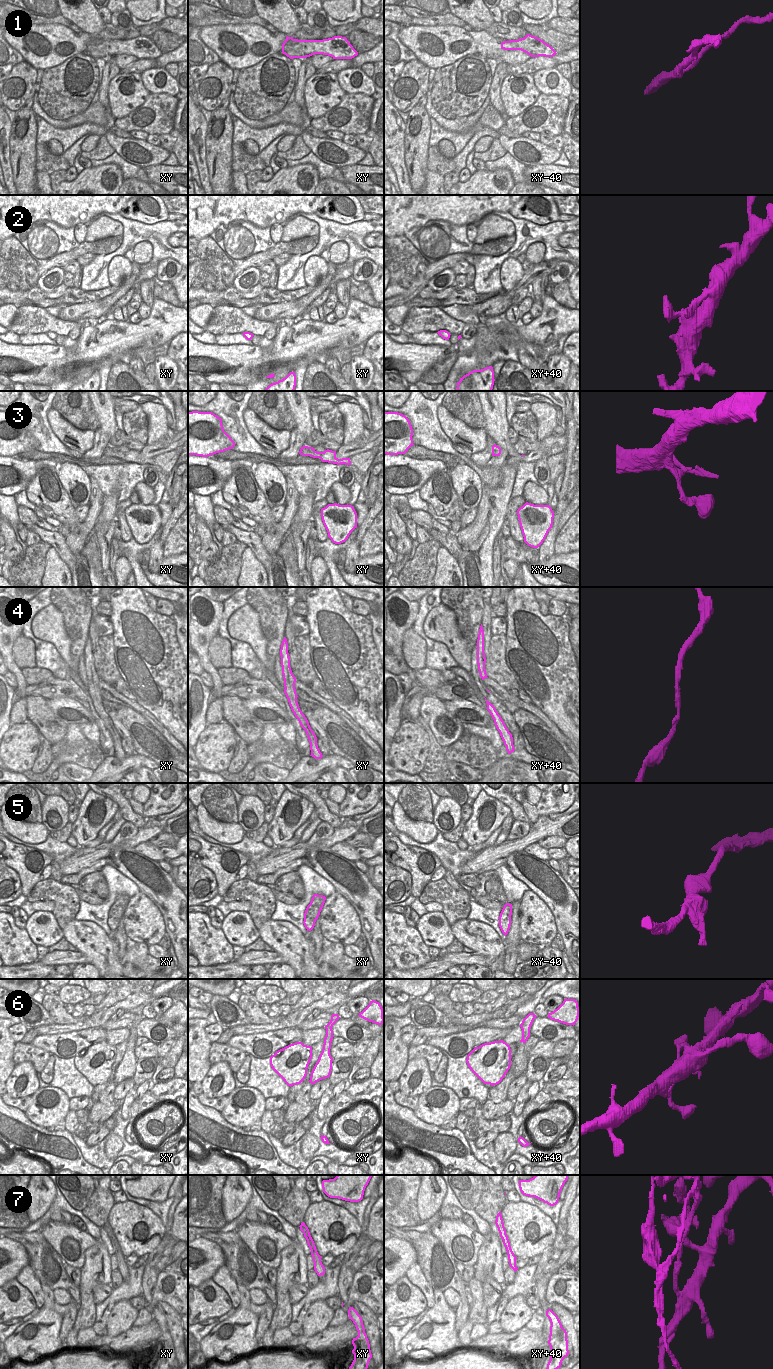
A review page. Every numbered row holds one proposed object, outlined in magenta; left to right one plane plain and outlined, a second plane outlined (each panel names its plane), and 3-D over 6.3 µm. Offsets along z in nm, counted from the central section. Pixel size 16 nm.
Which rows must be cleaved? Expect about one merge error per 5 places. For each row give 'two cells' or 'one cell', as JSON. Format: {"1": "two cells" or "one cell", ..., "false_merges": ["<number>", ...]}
{"1": "one cell", "2": "one cell", "3": "one cell", "4": "one cell", "5": "one cell", "6": "one cell", "7": "two cells", "false_merges": ["7"]}

